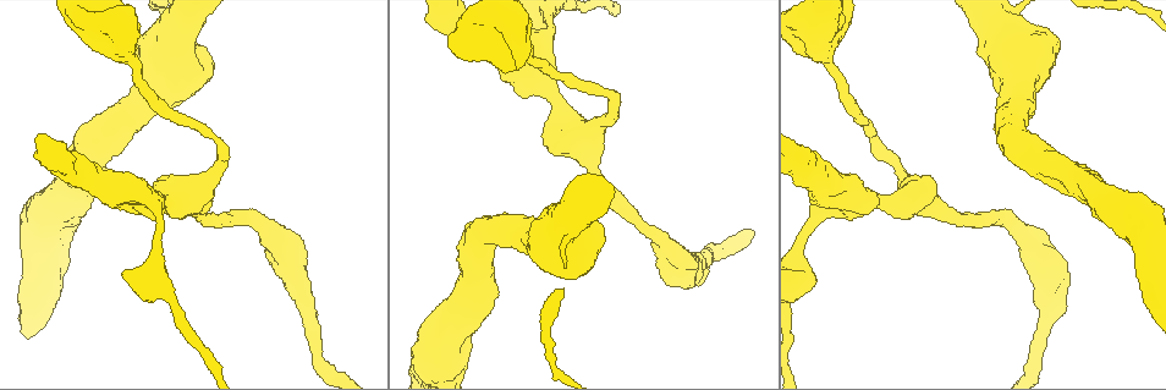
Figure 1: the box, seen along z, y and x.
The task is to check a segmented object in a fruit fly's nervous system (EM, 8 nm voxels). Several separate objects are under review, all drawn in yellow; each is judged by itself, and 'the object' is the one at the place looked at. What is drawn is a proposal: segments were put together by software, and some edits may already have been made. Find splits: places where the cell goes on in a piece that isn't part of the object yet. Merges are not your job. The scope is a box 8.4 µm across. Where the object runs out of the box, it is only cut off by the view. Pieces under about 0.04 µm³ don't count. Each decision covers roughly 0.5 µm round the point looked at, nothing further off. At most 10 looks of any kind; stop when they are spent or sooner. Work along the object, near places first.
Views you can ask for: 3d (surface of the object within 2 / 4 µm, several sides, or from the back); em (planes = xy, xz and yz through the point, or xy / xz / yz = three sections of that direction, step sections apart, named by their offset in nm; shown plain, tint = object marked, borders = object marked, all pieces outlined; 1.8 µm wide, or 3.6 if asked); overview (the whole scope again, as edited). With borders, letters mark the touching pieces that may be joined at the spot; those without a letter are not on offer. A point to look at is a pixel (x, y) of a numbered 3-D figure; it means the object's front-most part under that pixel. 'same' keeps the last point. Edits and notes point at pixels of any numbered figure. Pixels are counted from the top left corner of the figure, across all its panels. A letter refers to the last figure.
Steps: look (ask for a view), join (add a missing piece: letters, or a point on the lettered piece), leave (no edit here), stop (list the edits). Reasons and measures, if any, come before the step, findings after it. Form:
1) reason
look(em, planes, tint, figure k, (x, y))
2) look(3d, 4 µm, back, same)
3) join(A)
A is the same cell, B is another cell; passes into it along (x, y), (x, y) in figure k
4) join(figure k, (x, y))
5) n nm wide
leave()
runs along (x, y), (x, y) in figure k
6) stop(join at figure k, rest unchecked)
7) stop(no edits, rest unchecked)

calibre changes
look(3d, 4 µm, figure 1, (1048, 299))

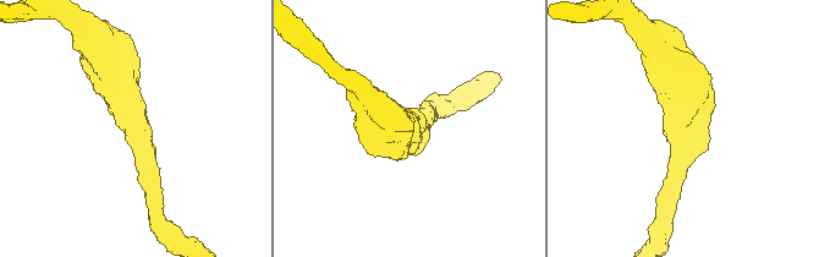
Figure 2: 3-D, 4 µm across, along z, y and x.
arms of 280, 600 nm
look(em, 3.6 µm, planes, plain, figure 2, (682, 125))

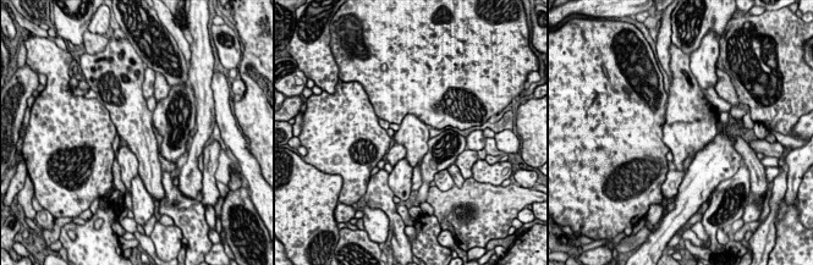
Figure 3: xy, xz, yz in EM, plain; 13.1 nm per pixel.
look(em, 3.6 µm, planes, borders, same)

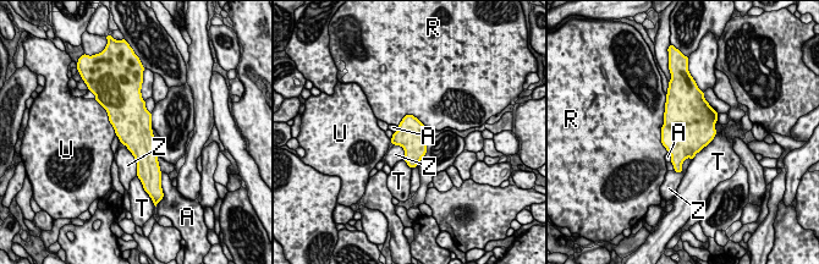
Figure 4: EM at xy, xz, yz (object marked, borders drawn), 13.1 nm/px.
leave()
A, R, T, U and Z are other cells; no lettered piece goes on from it

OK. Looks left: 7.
narrows sharply
look(em, yz, step 8, tint, figure 1, (871, 140))

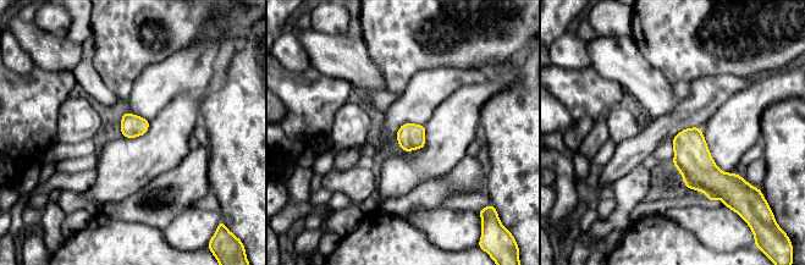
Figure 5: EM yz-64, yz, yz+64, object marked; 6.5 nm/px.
see the neighbours
look(em, yz, step 8, borders, same)

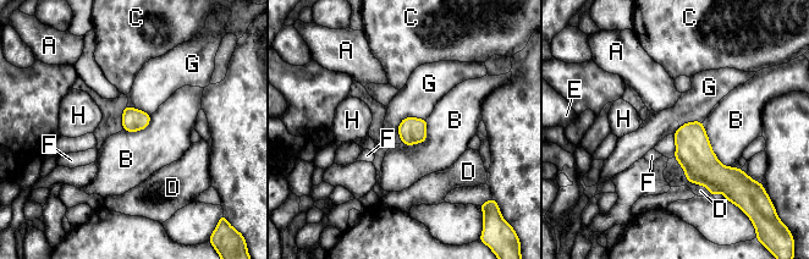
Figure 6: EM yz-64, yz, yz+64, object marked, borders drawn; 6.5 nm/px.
150 nm wide
leave()
A, B, C, D, E, F, G and H are other cells; border along (425, 119), (405, 117), (396, 131) in figure 6; no lettered piece goes on from it

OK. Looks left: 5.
abrupt turn
look(3d, 4 µm, figure 1, (567, 228))

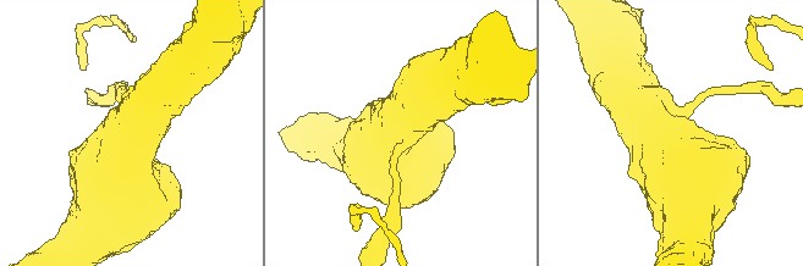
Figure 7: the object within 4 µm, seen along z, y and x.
need the tissue
look(em, 3.6 µm, yz, step 16, tint, figure 7, (400, 133))

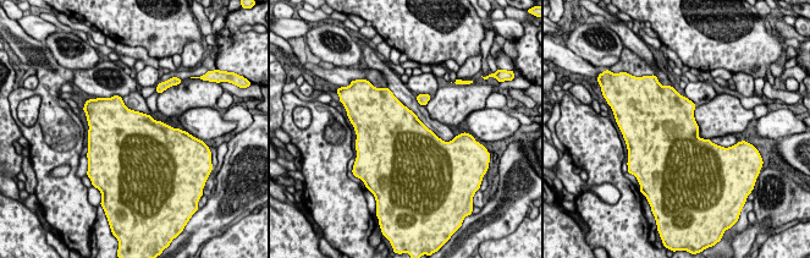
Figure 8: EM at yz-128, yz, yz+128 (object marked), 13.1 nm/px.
another direction
look(em, 3.6 µm, planes, borders, same)

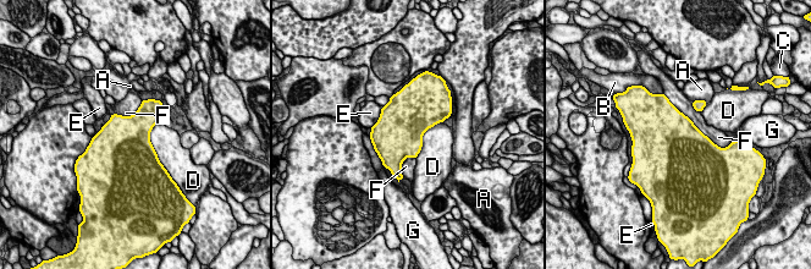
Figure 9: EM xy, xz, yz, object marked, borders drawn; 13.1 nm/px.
leave()
A, B, C, D, E, F and G are other cells; border along (160, 121), (150, 143), (164, 165) in figure 9; none of them fits

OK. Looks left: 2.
branch stops here
look(em, 3.6 µm, yz, step 16, tint, figure 1, (25, 269))

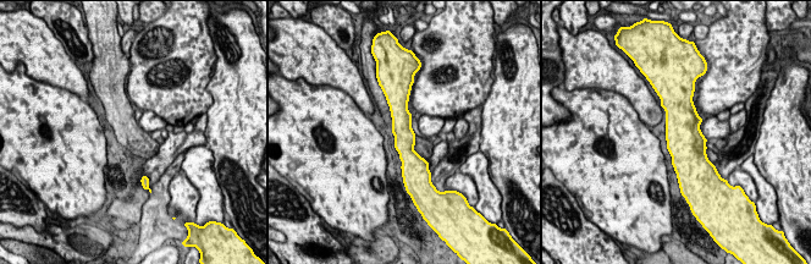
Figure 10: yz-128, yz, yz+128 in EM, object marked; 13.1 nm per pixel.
look(em, 3.6 µm, planes, borders, same)

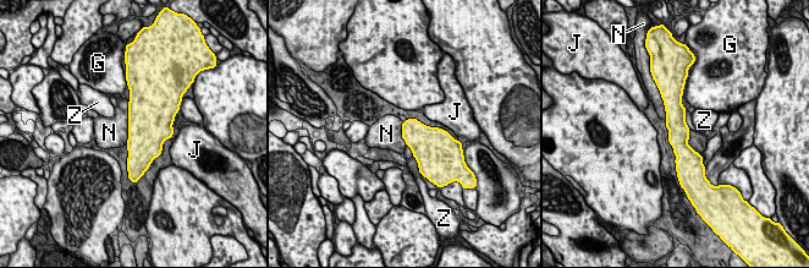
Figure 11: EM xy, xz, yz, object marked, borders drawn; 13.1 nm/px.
leave()
G, J, N and Z are other cells; runs along (677, 96), (680, 167) in figure 11; no lettered piece goes on from it

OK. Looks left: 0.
stop(no edits, rest unchecked)

